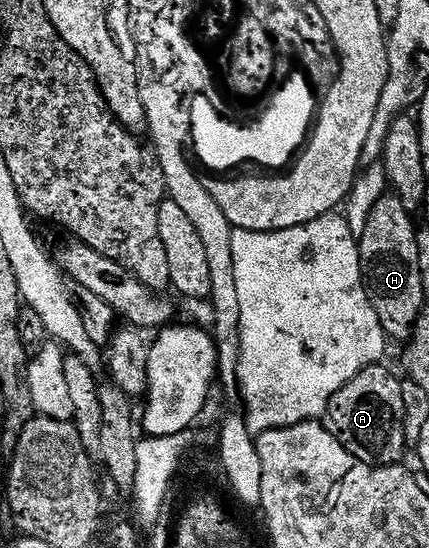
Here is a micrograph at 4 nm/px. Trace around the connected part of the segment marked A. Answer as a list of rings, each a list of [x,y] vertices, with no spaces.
[[[384,363],[371,365],[358,375],[354,375],[354,379],[350,379],[350,383],[346,383],[346,387],[342,387],[342,391],[334,395],[334,399],[330,399],[322,418],[326,431],[330,431],[330,435],[334,435],[334,439],[338,439],[338,443],[342,443],[342,447],[346,447],[350,455],[354,455],[354,459],[367,465],[399,465],[405,460],[403,458],[406,442],[401,378],[395,377],[386,366],[387,364]]]

